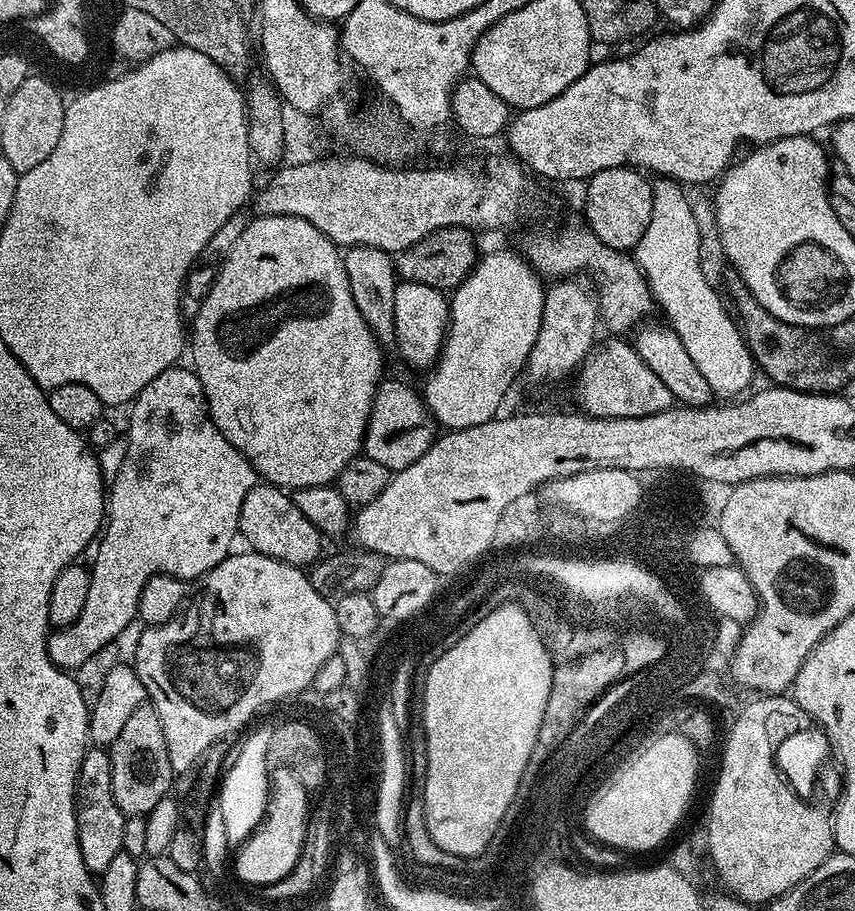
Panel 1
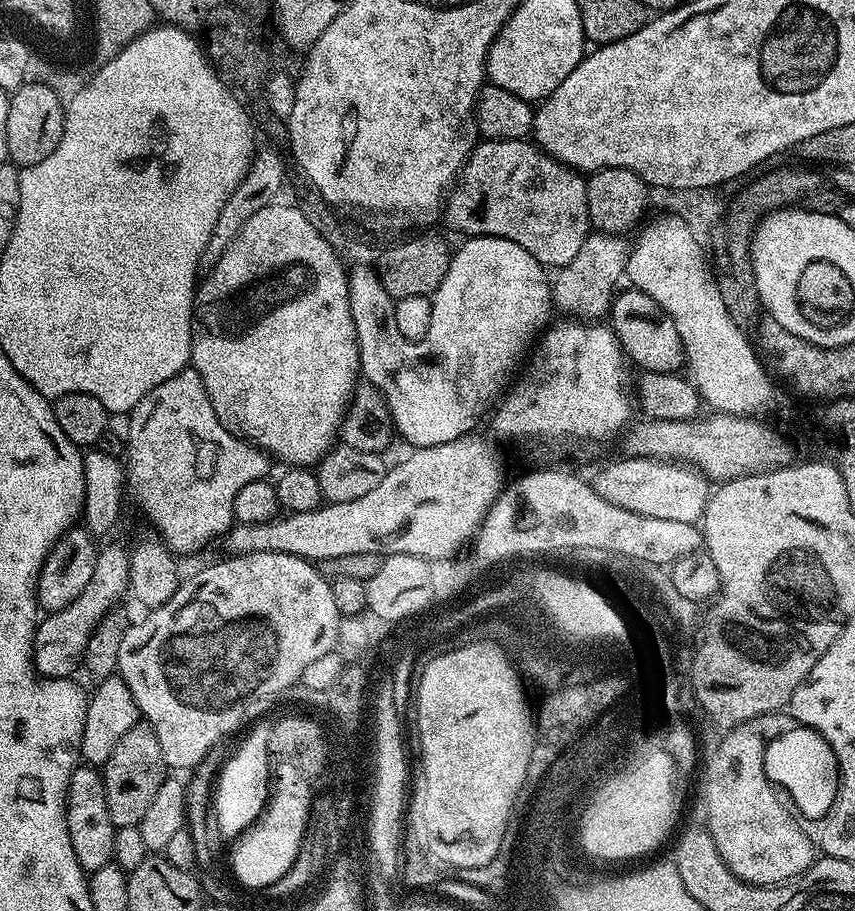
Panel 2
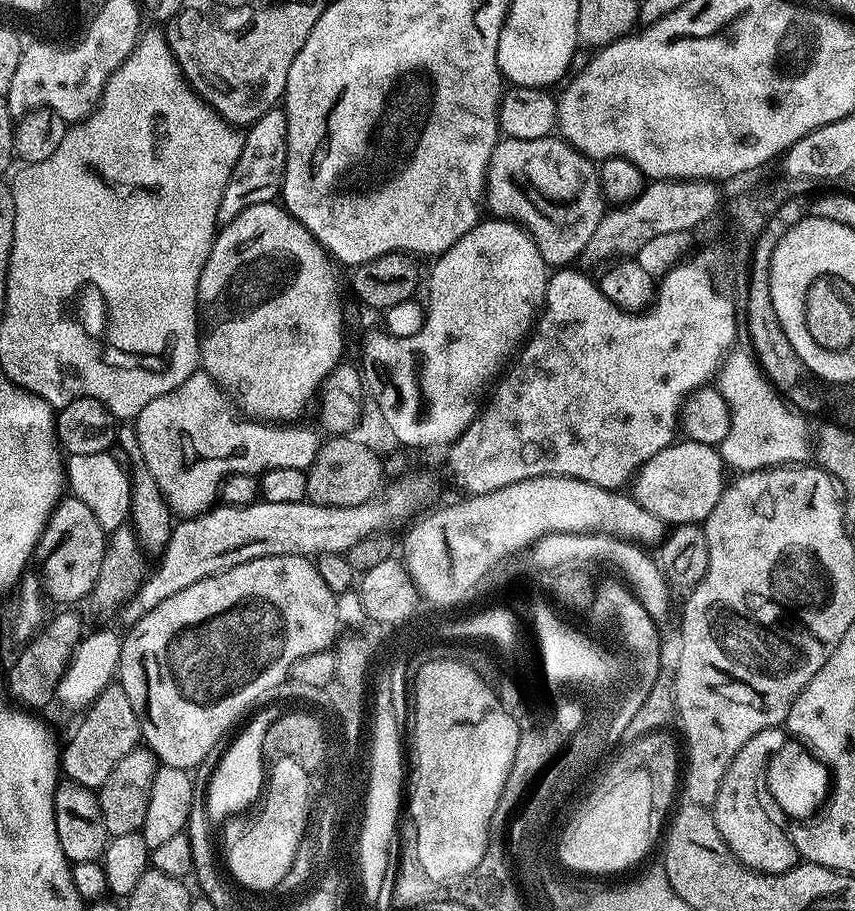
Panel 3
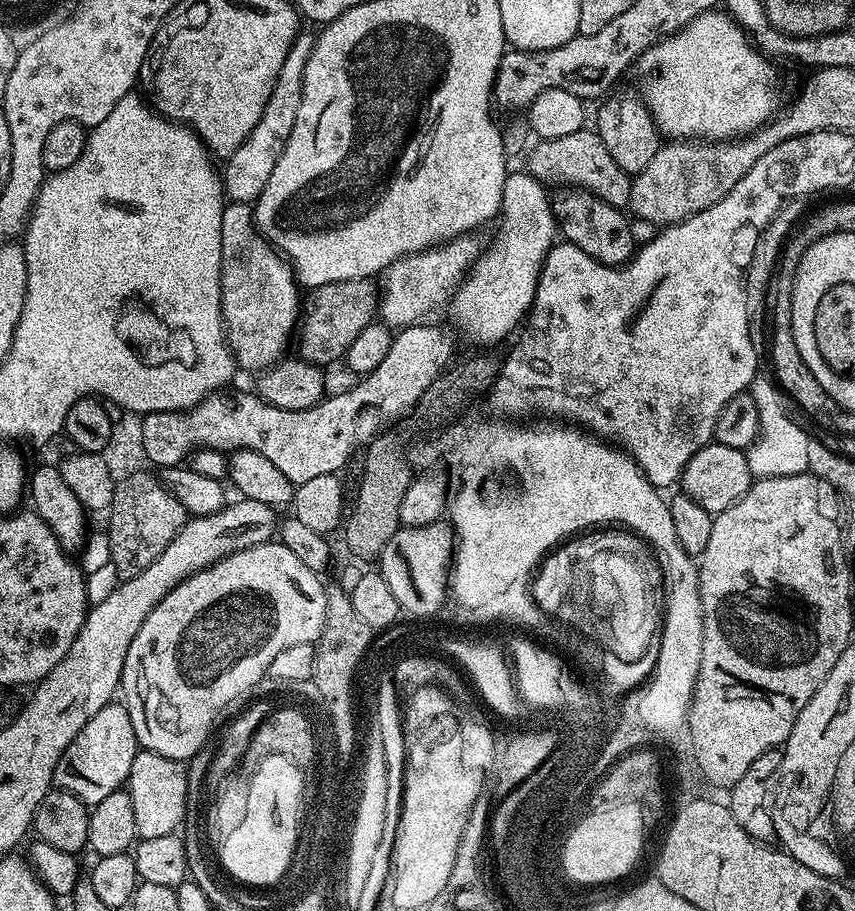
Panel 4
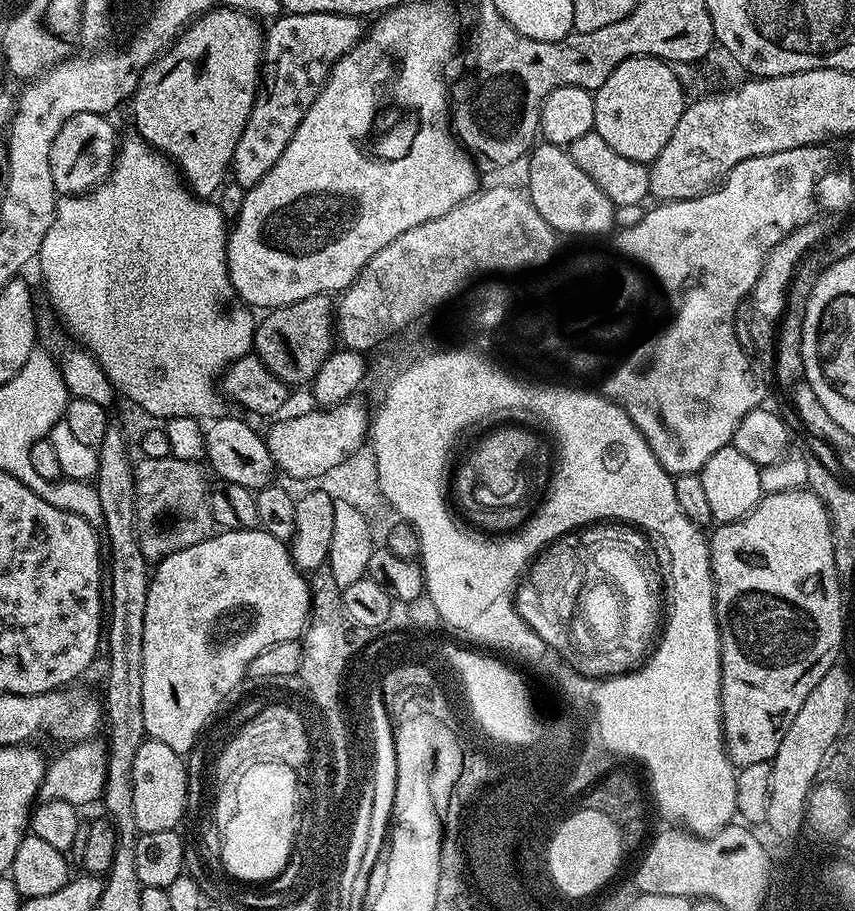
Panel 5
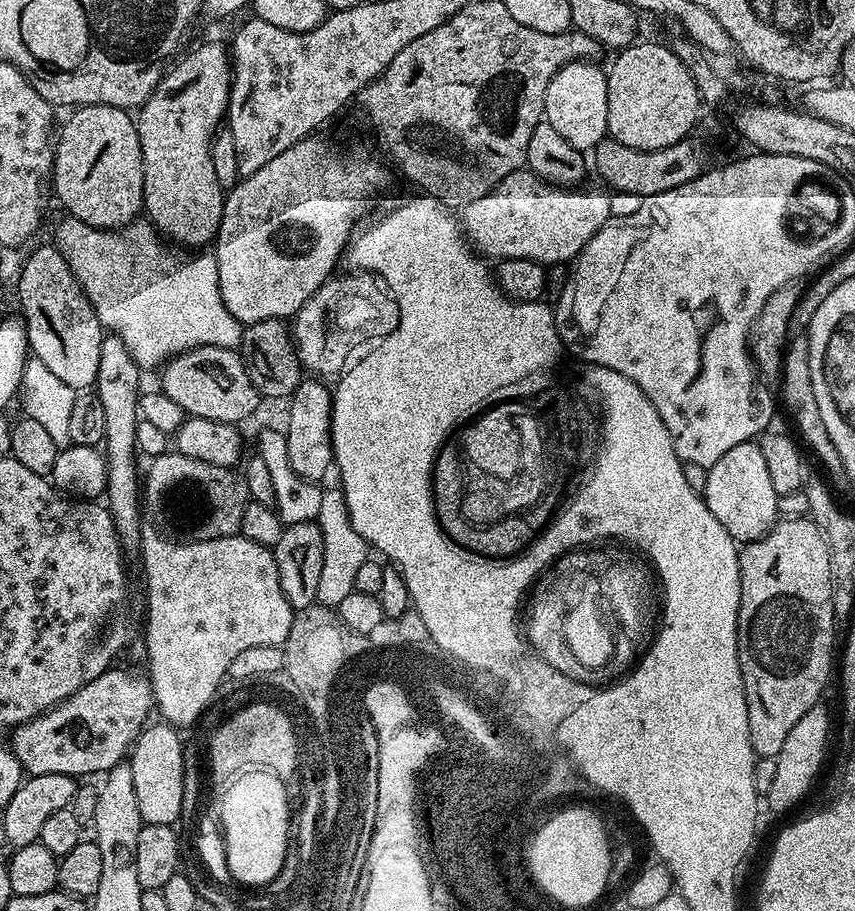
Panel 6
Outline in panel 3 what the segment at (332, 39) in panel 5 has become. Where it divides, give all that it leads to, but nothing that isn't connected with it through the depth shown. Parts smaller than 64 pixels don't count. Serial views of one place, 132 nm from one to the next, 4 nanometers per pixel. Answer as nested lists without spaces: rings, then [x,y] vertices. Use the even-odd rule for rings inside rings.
[[[277,106],[262,114],[262,118],[255,120],[243,137],[242,154],[234,166],[234,174],[230,174],[230,182],[226,182],[226,194],[222,194],[222,202],[218,206],[218,221],[221,225],[238,218],[238,214],[242,214],[242,210],[250,210],[250,206],[273,203],[280,196],[280,187],[284,185],[288,115],[283,107]]]

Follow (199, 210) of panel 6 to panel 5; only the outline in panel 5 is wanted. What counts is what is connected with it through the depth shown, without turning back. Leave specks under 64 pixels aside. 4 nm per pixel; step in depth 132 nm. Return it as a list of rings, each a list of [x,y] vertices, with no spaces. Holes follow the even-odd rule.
[[[217,6],[211,12],[205,12],[204,15],[197,16],[187,28],[181,31],[179,37],[172,41],[172,47],[167,49],[153,63],[152,67],[145,68],[140,74],[140,82],[136,86],[136,91],[132,93],[130,101],[132,116],[136,119],[135,135],[139,136],[141,140],[145,140],[150,147],[155,148],[157,152],[163,154],[171,163],[176,165],[184,183],[187,184],[193,196],[201,198],[215,197],[226,183],[226,173],[231,169],[234,150],[238,146],[238,138],[242,138],[242,130],[246,130],[246,122],[250,118],[250,110],[256,101],[256,93],[260,83],[260,61],[263,54],[264,32],[262,31],[261,21],[255,15],[248,15],[247,12]]]

